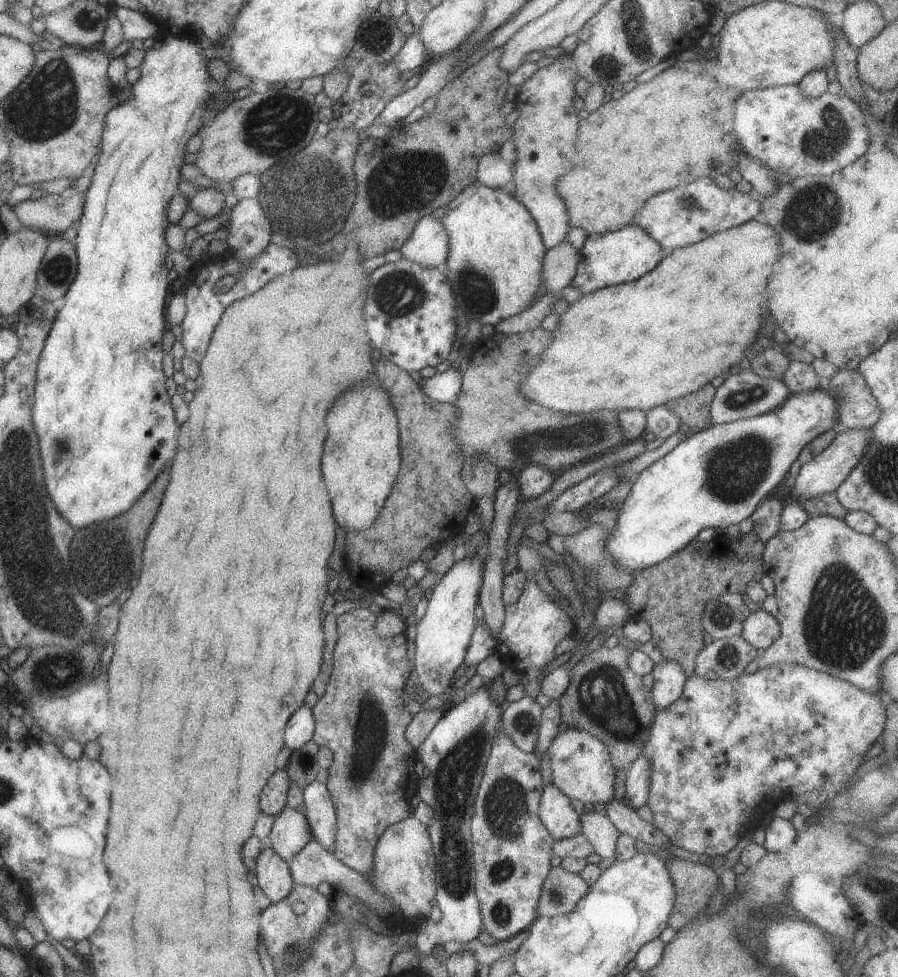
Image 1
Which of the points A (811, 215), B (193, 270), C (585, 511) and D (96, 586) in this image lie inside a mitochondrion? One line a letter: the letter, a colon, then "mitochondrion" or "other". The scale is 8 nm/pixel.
A: mitochondrion
B: other
C: other
D: mitochondrion

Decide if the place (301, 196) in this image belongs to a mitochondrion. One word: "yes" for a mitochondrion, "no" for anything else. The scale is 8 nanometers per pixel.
yes

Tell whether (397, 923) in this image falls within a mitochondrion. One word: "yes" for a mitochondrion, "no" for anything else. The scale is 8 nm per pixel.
no

